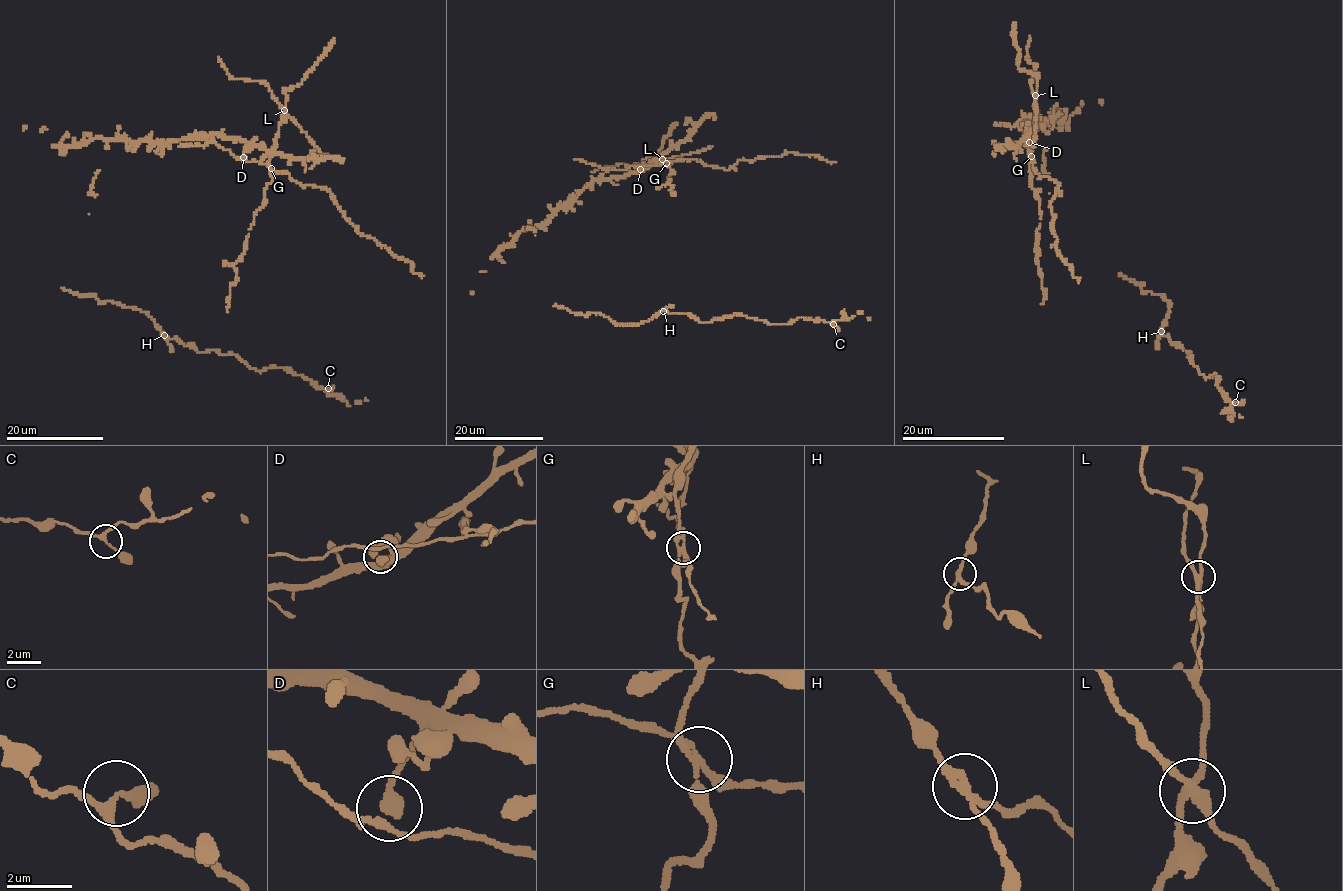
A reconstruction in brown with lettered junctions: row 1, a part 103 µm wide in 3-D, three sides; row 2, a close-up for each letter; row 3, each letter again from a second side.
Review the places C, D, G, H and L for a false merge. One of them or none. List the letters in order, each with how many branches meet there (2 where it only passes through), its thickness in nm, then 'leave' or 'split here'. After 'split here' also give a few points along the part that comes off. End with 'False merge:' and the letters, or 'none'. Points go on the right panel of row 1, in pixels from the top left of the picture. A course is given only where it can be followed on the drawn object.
C: branches 3; calibre 180 nm; leave
D: branches 3; calibre 280 nm; leave
G: branches 4; calibre 200 nm; leave
H: branches 3; calibre 200 nm; leave
L: branches 4; calibre 280 nm; split here; course (1035, 95), (1030, 84), (1036, 66), (1026, 59), (1030, 36)
False merge: L

